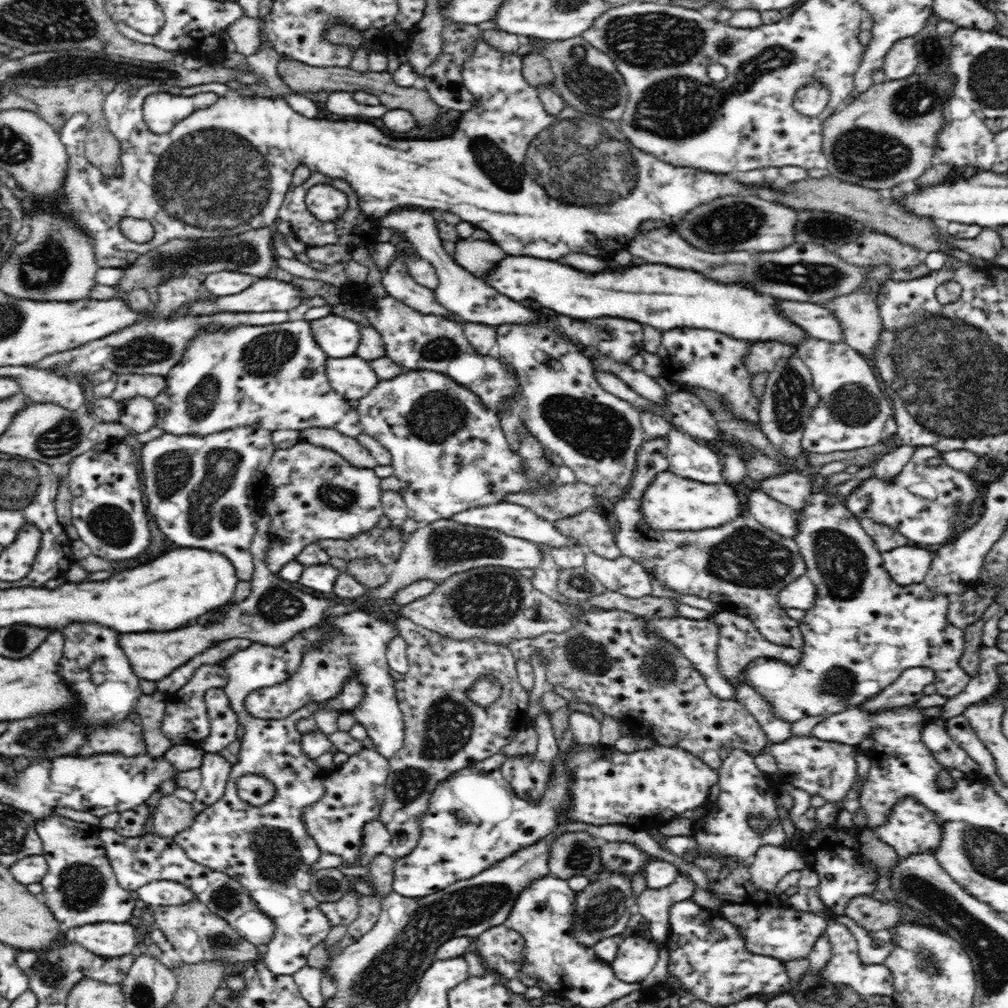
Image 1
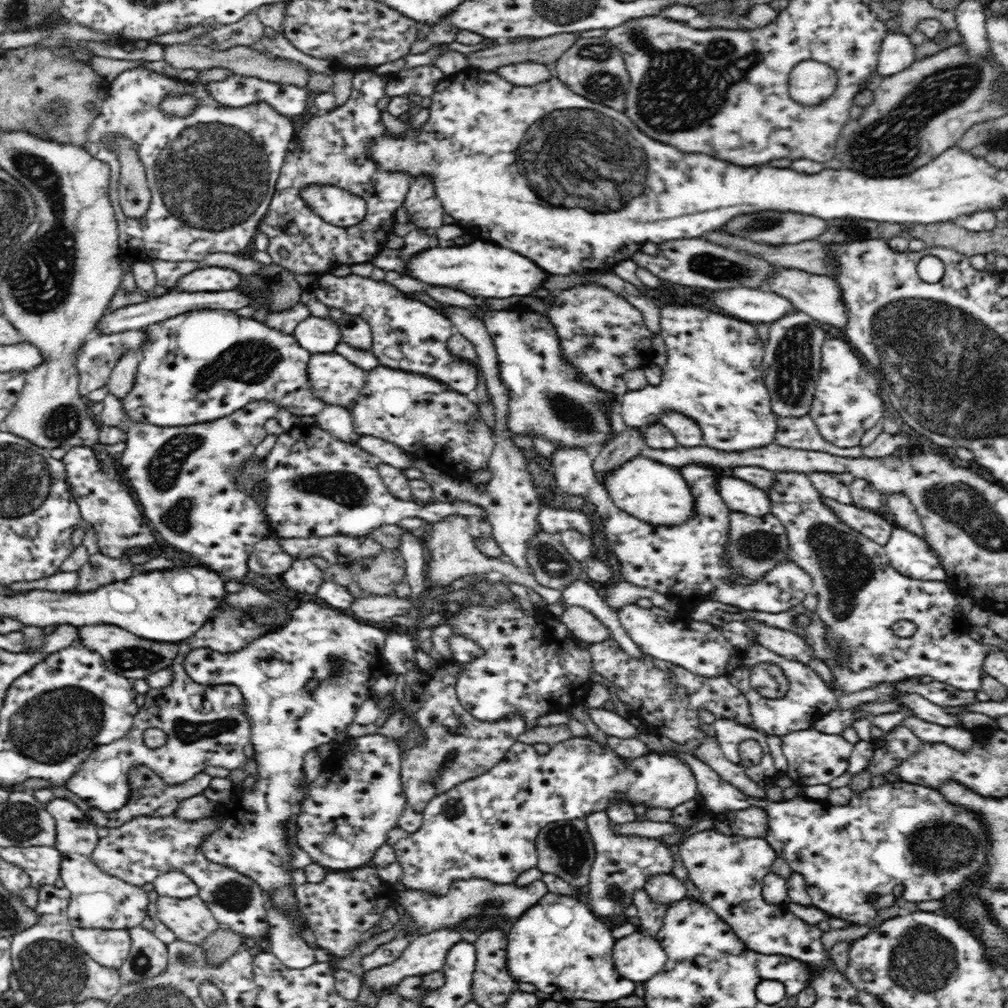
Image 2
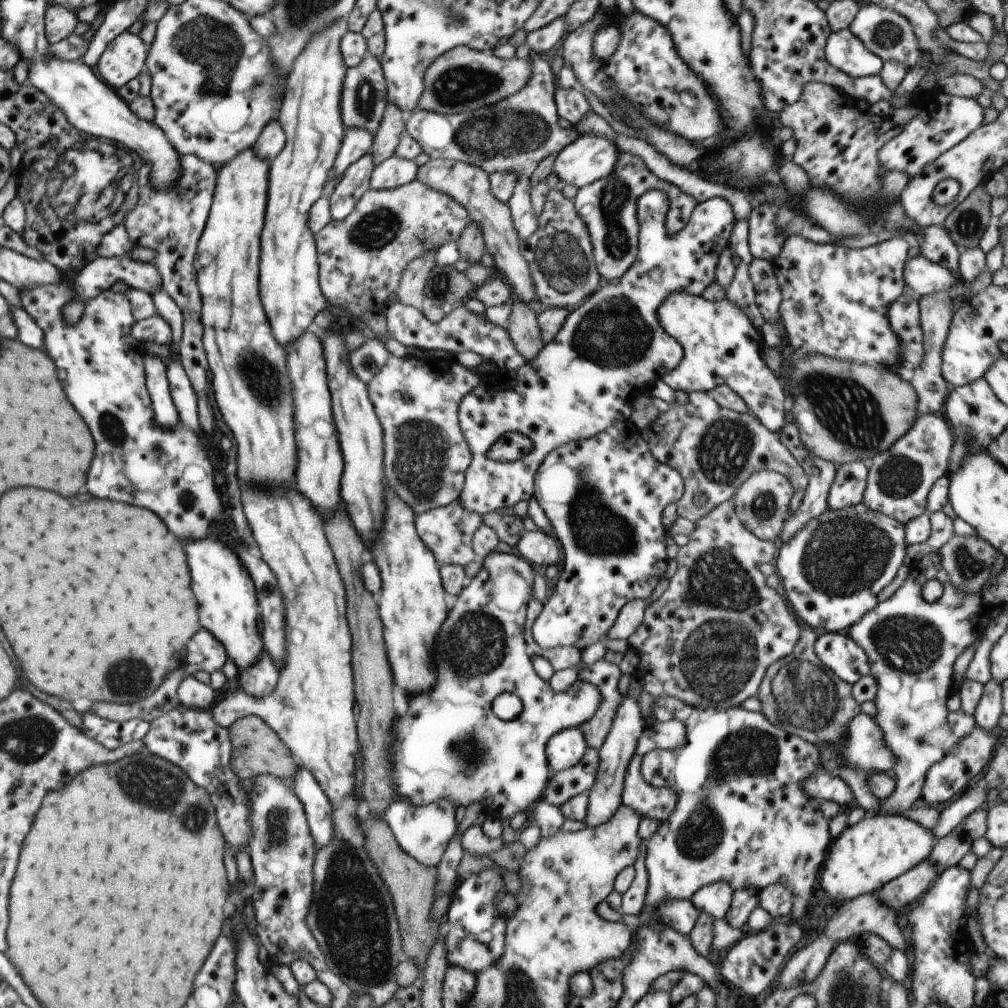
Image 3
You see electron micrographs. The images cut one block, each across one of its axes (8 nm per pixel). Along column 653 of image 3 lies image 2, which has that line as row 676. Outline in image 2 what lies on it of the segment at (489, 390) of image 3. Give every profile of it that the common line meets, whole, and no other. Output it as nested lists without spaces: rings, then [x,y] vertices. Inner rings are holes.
[[[305,601],[290,612],[290,619],[283,626],[268,630],[239,652],[220,654],[210,648],[196,648],[184,659],[184,670],[198,684],[234,684],[239,688],[245,710],[243,713],[250,723],[250,744],[256,762],[253,785],[237,785],[237,791],[227,802],[214,806],[212,815],[218,818],[217,829],[202,840],[202,855],[210,863],[226,866],[252,879],[263,890],[272,907],[286,914],[291,924],[300,928],[299,932],[307,929],[308,918],[299,908],[291,872],[295,856],[287,833],[288,822],[308,796],[310,783],[304,775],[304,757],[311,748],[333,743],[339,732],[345,731],[351,722],[356,721],[358,708],[372,697],[376,680],[386,670],[382,656],[386,636],[378,626],[356,619],[348,611]],[[308,679],[320,681],[318,690],[312,694],[303,690]]]

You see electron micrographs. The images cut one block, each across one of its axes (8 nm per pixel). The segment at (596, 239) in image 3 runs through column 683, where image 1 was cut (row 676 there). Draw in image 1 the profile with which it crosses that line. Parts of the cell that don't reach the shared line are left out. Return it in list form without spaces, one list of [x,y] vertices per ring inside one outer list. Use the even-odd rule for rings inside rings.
[[[204,665],[177,692],[164,697],[166,707],[162,731],[174,745],[197,746],[199,740],[205,739],[209,733],[209,716],[207,713],[207,692],[210,689],[221,689],[227,679],[226,671],[219,665]]]

